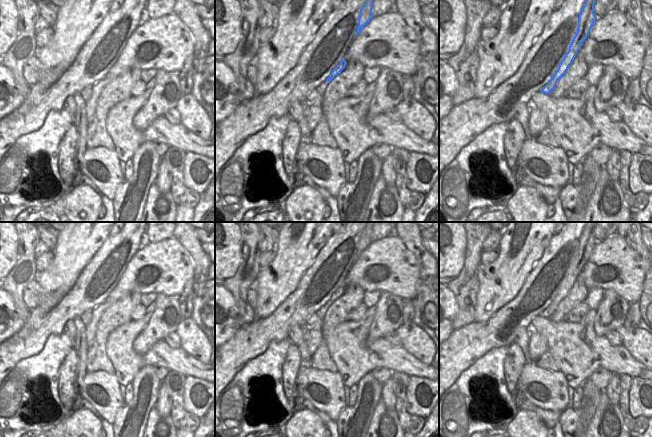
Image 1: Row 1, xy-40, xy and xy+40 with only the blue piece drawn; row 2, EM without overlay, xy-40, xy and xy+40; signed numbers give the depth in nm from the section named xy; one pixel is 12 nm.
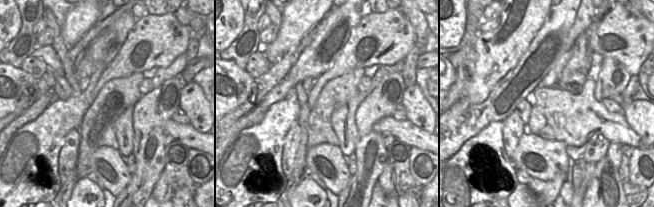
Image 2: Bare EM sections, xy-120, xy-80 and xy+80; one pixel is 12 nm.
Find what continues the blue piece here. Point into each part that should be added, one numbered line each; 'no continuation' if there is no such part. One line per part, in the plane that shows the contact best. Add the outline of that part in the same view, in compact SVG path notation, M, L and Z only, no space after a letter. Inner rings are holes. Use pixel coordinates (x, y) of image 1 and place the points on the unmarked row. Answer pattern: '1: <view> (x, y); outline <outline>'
no continuation

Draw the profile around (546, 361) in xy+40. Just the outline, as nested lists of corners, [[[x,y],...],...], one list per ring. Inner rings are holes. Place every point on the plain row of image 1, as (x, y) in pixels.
[[[549,350],[545,351],[535,363],[538,367],[545,370],[560,371]]]

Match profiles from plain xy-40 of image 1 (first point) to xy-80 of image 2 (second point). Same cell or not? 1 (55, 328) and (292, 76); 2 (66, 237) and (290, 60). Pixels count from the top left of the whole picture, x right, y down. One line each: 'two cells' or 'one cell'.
1: one cell
2: two cells

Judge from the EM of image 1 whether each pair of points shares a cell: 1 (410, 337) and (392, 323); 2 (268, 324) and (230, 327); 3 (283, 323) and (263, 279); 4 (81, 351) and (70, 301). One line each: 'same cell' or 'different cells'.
1: different cells
2: different cells
3: different cells
4: different cells

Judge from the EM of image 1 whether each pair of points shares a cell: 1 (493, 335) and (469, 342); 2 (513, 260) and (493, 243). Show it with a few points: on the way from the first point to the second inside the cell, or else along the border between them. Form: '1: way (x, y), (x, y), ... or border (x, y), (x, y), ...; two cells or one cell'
1: way (487, 335), (475, 339); one cell
2: border (502, 233), (498, 246); two cells

